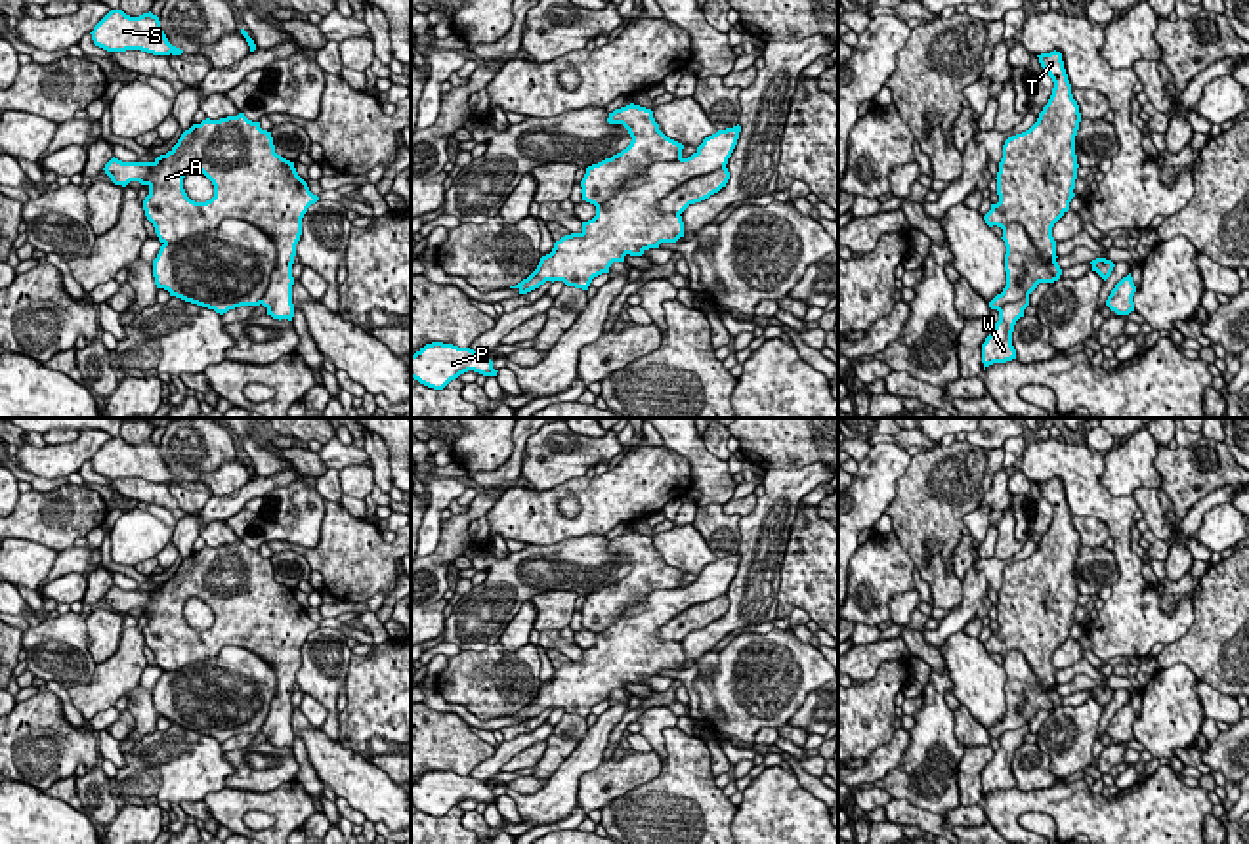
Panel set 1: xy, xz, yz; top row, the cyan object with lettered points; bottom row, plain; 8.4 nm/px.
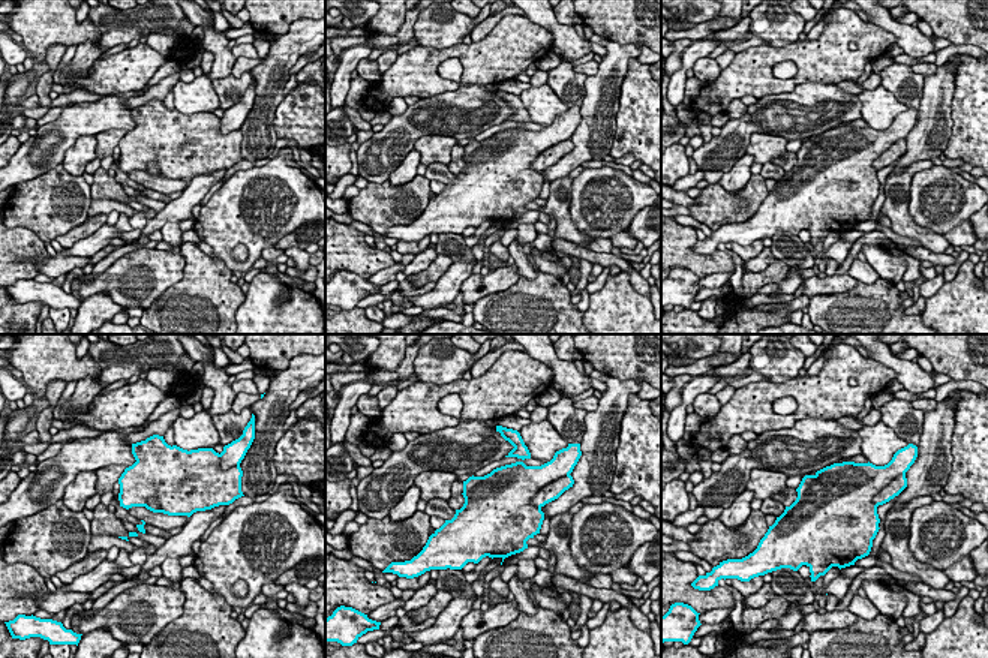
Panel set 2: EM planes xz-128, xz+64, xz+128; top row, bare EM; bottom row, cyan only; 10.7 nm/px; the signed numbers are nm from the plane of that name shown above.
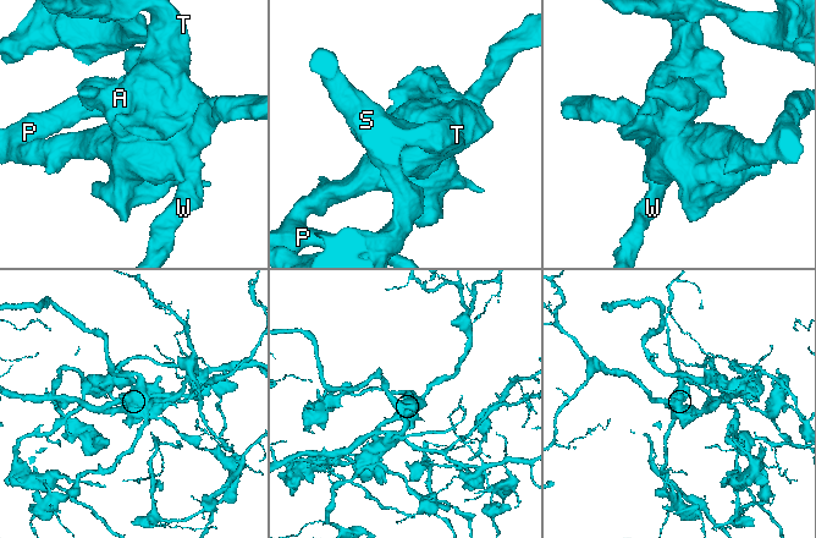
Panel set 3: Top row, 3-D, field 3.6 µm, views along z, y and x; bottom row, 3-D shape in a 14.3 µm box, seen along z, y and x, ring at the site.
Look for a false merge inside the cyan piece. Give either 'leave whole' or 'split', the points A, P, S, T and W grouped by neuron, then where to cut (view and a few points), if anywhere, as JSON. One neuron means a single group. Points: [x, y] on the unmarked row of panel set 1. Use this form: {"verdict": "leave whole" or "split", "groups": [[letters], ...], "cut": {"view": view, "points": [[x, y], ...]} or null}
{"verdict": "leave whole", "groups": [["A", "P", "S", "T", "W"]], "cut": null}

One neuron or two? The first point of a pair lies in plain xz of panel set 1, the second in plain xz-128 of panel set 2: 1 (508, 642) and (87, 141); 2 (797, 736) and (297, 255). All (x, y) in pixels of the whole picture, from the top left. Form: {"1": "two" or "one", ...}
{"1": "one", "2": "one"}

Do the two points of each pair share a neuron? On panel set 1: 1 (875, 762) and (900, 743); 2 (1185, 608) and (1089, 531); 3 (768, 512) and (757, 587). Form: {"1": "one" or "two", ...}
{"1": "one", "2": "two", "3": "one"}

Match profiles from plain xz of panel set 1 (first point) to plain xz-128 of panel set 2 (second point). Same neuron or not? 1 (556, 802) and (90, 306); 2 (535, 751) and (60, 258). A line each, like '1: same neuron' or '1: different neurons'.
1: same neuron
2: same neuron

